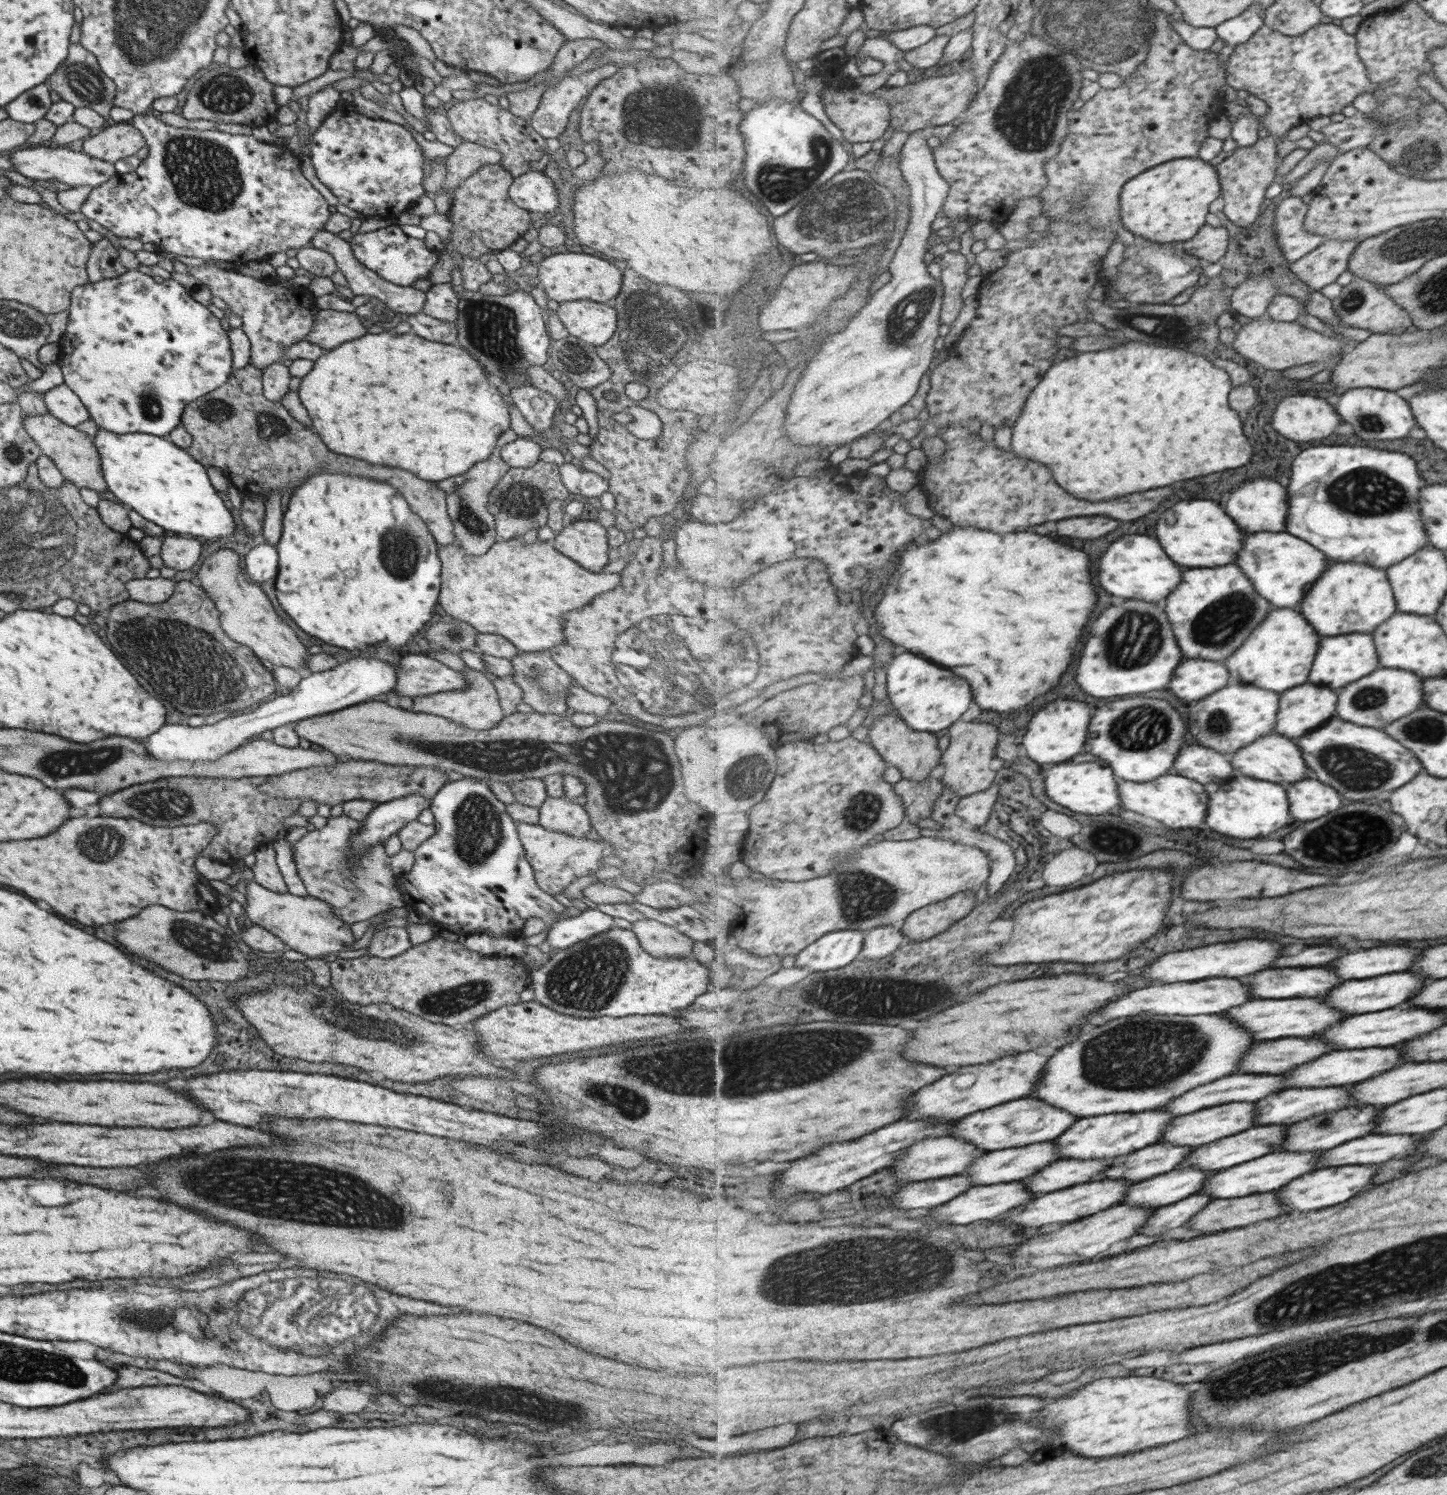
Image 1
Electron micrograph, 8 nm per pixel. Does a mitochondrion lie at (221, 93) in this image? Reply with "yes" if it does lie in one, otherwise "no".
yes

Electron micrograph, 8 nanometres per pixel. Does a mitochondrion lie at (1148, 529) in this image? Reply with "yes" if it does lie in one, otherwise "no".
no

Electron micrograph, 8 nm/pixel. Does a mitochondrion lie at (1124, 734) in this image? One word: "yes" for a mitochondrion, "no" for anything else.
yes

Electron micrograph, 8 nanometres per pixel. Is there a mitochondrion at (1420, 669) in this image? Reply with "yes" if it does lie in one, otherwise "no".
no

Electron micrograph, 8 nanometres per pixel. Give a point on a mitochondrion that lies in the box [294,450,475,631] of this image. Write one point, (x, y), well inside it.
(400, 551)

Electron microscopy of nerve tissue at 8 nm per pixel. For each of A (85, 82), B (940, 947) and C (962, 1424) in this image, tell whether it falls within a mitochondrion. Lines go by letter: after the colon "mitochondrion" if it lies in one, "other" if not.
A: mitochondrion
B: other
C: mitochondrion

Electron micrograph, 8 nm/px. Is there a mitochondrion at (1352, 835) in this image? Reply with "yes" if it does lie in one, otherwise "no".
yes

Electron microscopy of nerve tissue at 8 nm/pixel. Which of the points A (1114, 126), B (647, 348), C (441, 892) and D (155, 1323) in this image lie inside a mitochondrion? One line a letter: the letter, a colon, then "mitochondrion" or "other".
A: other
B: mitochondrion
C: other
D: other

